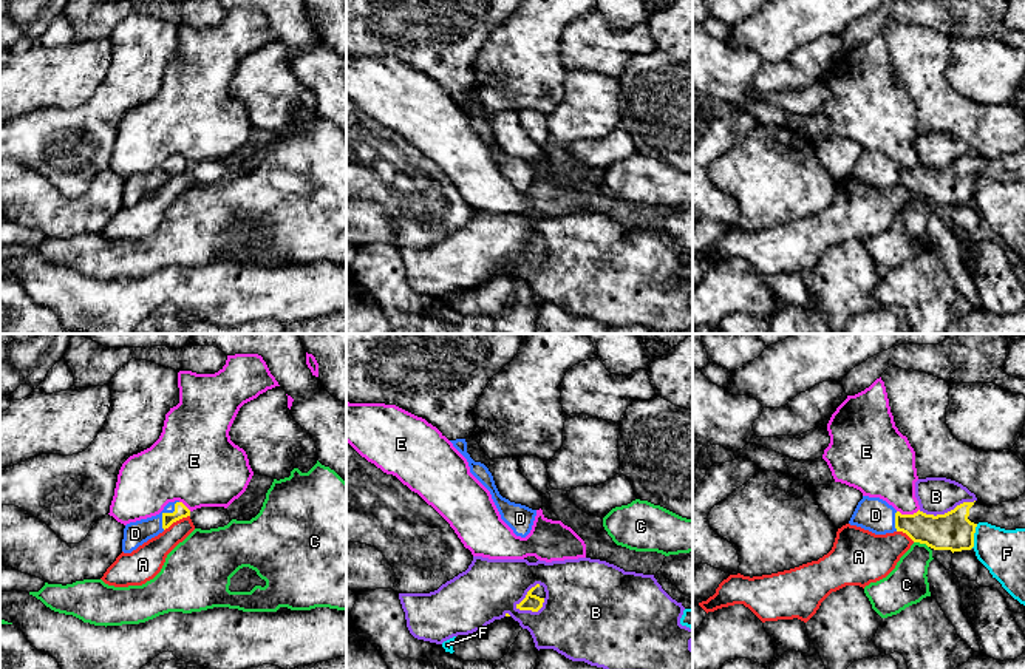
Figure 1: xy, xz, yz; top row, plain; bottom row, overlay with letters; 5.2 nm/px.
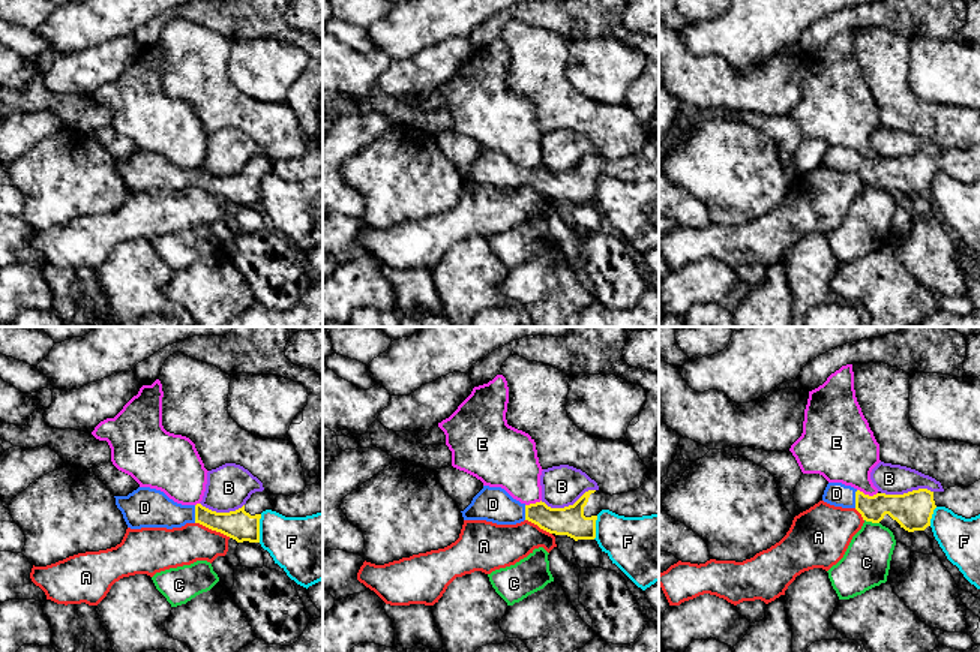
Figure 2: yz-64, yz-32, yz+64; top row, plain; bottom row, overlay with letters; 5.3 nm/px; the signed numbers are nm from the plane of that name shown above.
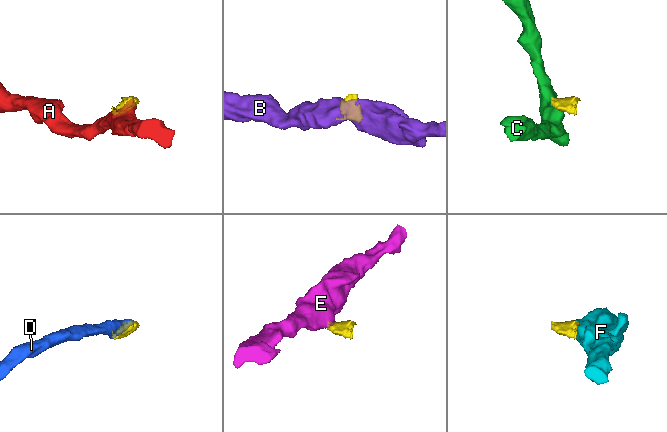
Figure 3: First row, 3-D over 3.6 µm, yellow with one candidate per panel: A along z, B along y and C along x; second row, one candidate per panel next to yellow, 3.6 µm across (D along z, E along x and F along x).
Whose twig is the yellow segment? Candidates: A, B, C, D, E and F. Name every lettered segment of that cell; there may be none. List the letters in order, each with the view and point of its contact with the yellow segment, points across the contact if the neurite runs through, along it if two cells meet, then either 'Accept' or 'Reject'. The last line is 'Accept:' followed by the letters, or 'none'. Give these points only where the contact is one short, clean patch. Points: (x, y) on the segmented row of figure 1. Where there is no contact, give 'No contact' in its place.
A: Touches yellow at xy (177, 519). Boundary: xy (189, 515), (173, 521), (164, 530). Reject
B: Touches yellow at xz (526, 595). Reject
C: Touches yellow at yz (922, 543). Boundary: yz (914, 541), (923, 543), (928, 547). Reject
D: Touches yellow at xy (166, 513). Path across: xy (181, 510), (166, 513), (150, 527), (135, 533). Accept
E: Touches yellow at yz (908, 515). Boundary: yz (919, 509), (912, 513), (897, 512). Reject
F: Touches yellow at yz (973, 536). Boundary: yz (977, 524), (971, 547). Reject
Accept: D

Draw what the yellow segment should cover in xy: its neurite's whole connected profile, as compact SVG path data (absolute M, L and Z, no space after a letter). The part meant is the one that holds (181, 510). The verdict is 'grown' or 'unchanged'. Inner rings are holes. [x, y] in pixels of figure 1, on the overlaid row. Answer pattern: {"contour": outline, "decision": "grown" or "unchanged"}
{"contour": "M175 501L169 502L156 516L127 524L124 528L122 552L131 553L173 522L187 516L190 516L190 510L182 502Z", "decision": "grown"}

